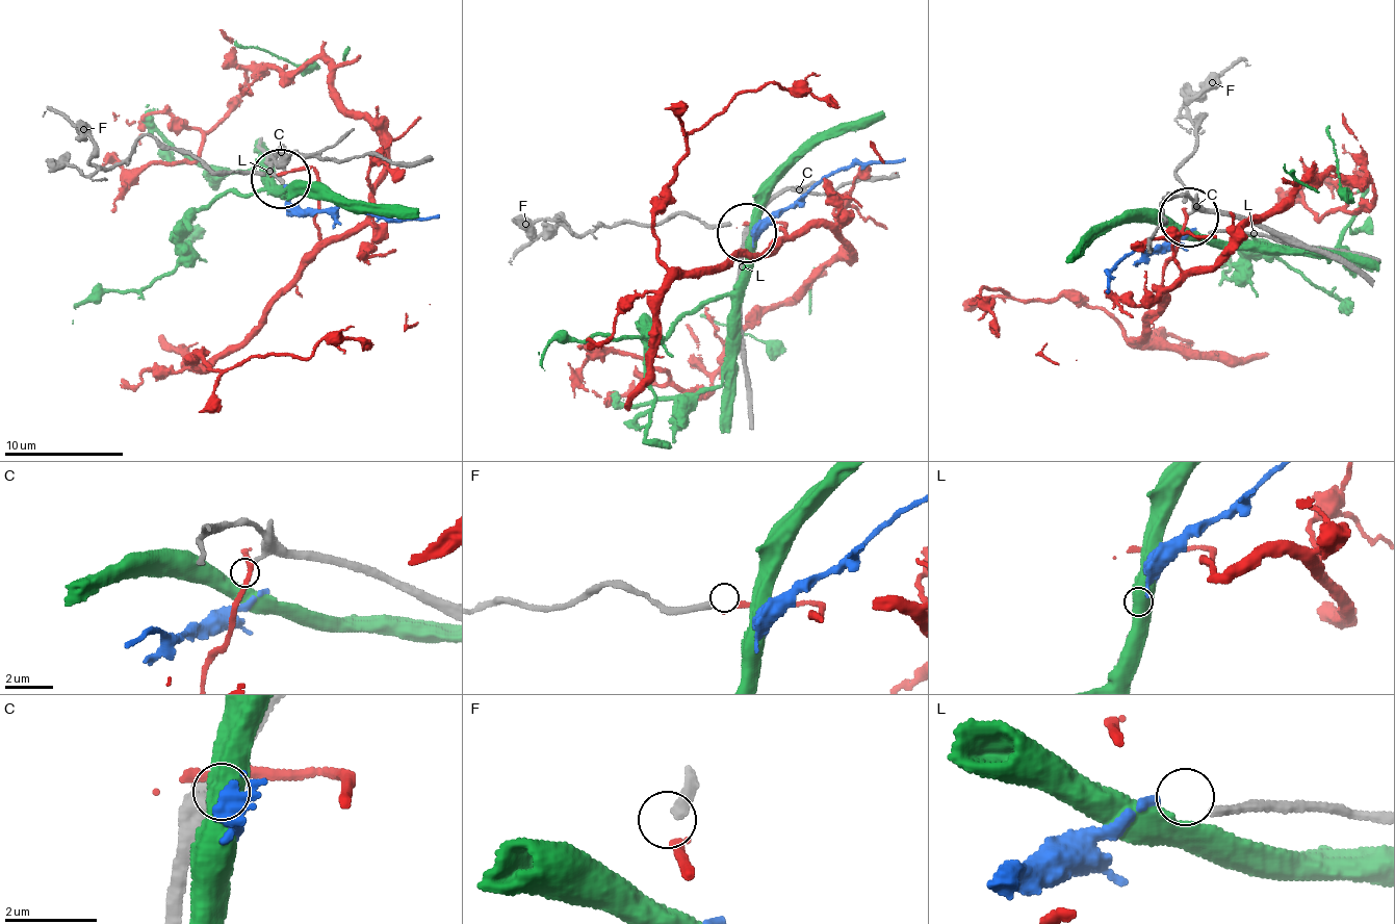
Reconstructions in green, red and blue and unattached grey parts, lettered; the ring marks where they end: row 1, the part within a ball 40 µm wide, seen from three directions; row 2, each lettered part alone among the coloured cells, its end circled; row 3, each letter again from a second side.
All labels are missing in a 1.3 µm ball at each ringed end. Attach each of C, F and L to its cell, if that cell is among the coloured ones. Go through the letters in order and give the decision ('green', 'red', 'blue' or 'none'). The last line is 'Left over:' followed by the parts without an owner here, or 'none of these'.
C: none
F: red
L: blue
Left over: C

